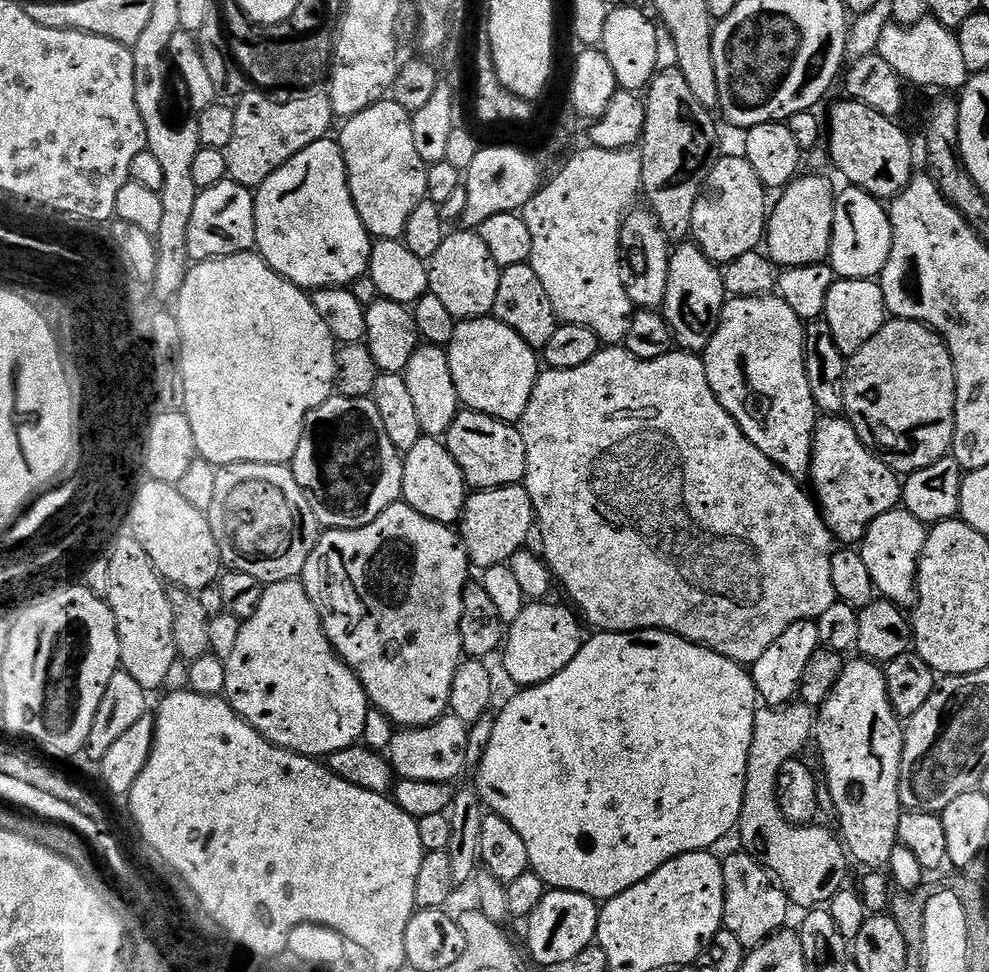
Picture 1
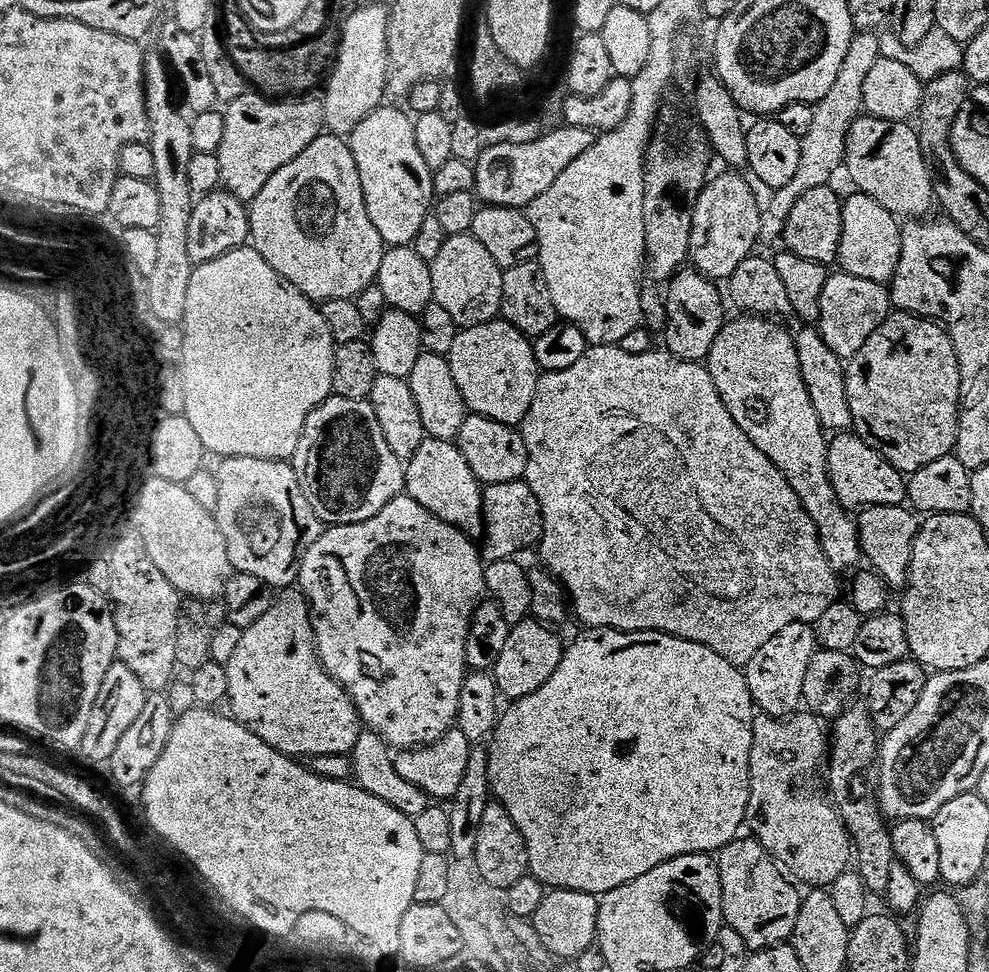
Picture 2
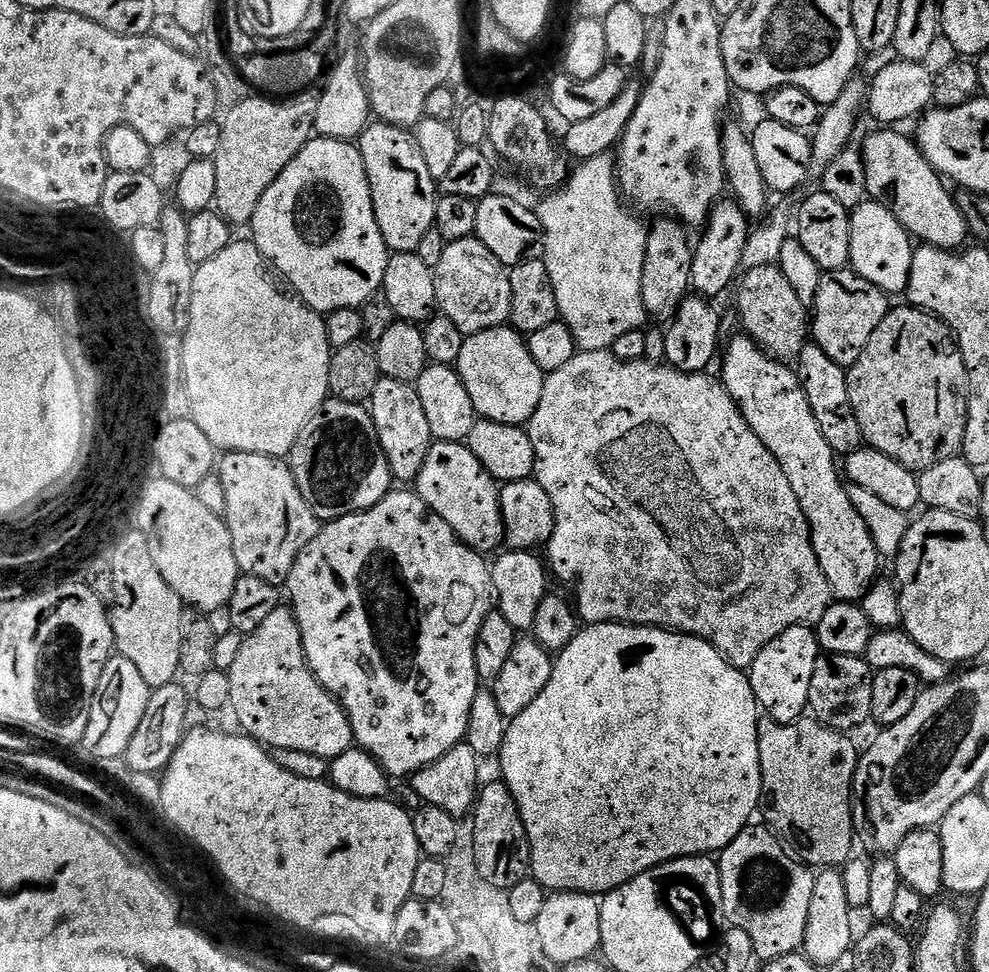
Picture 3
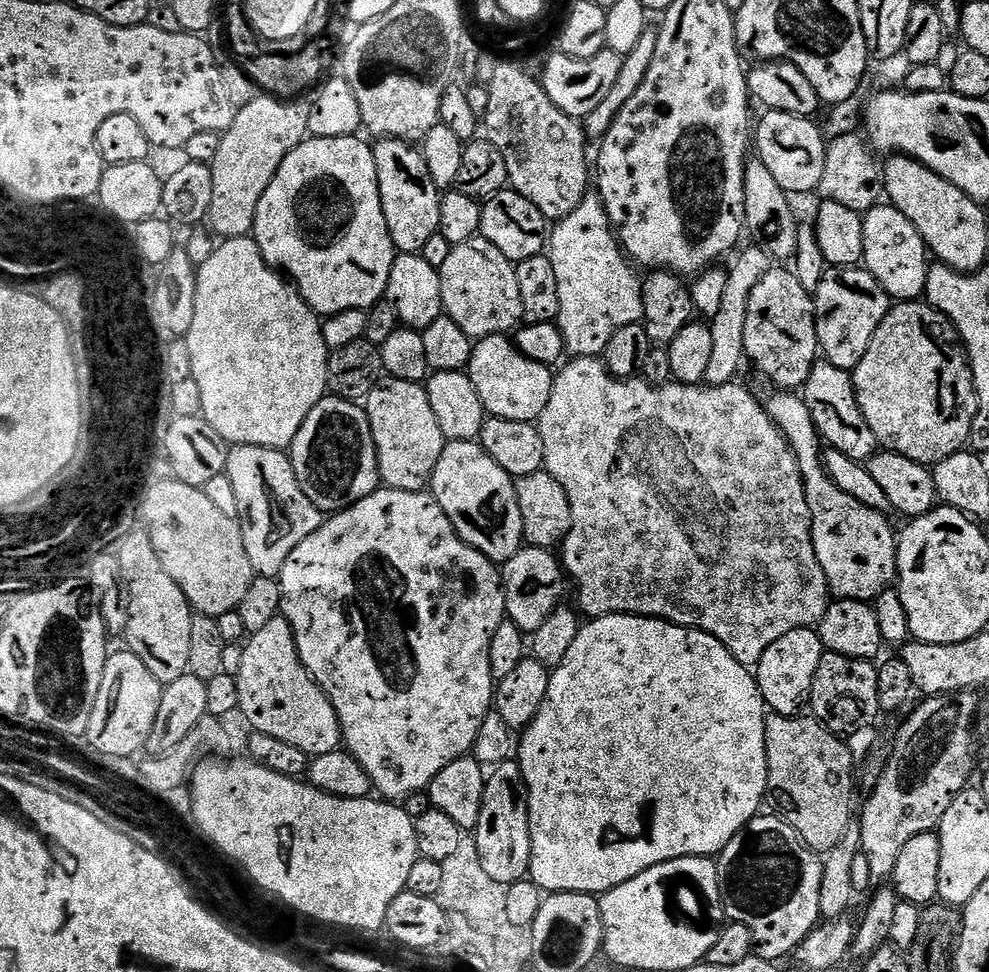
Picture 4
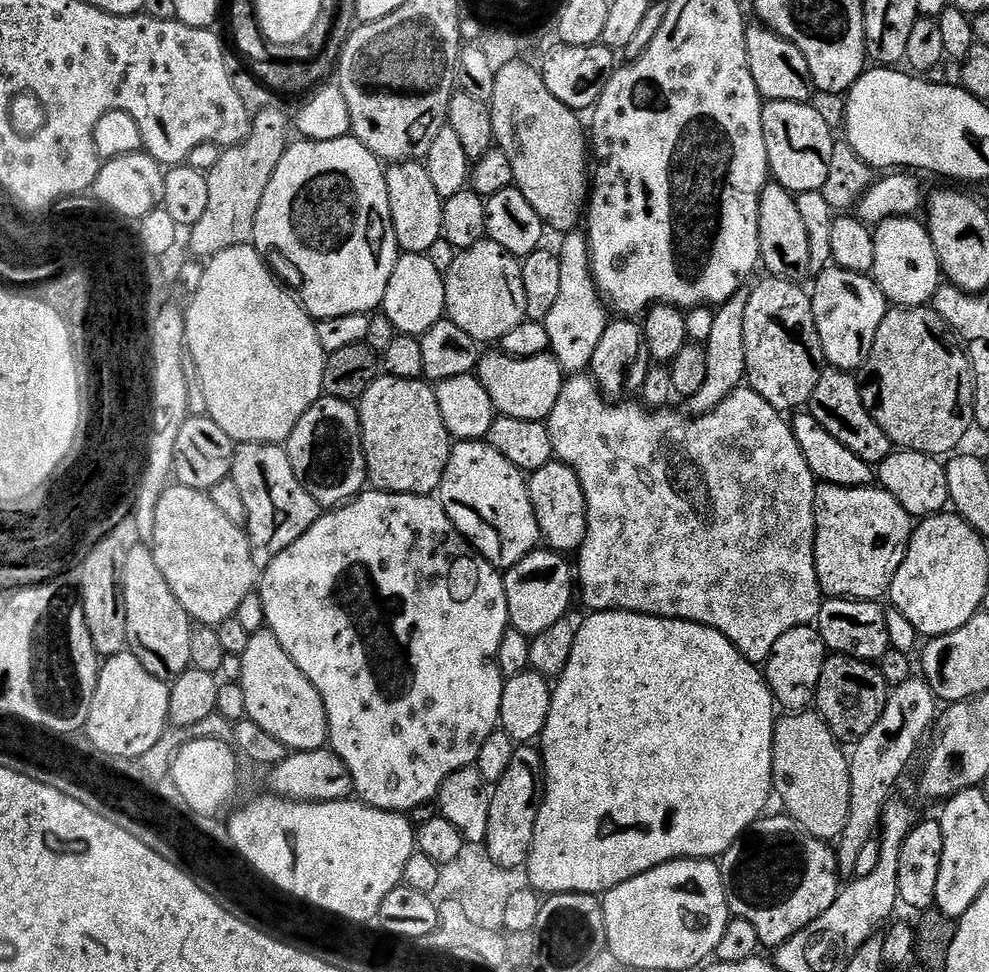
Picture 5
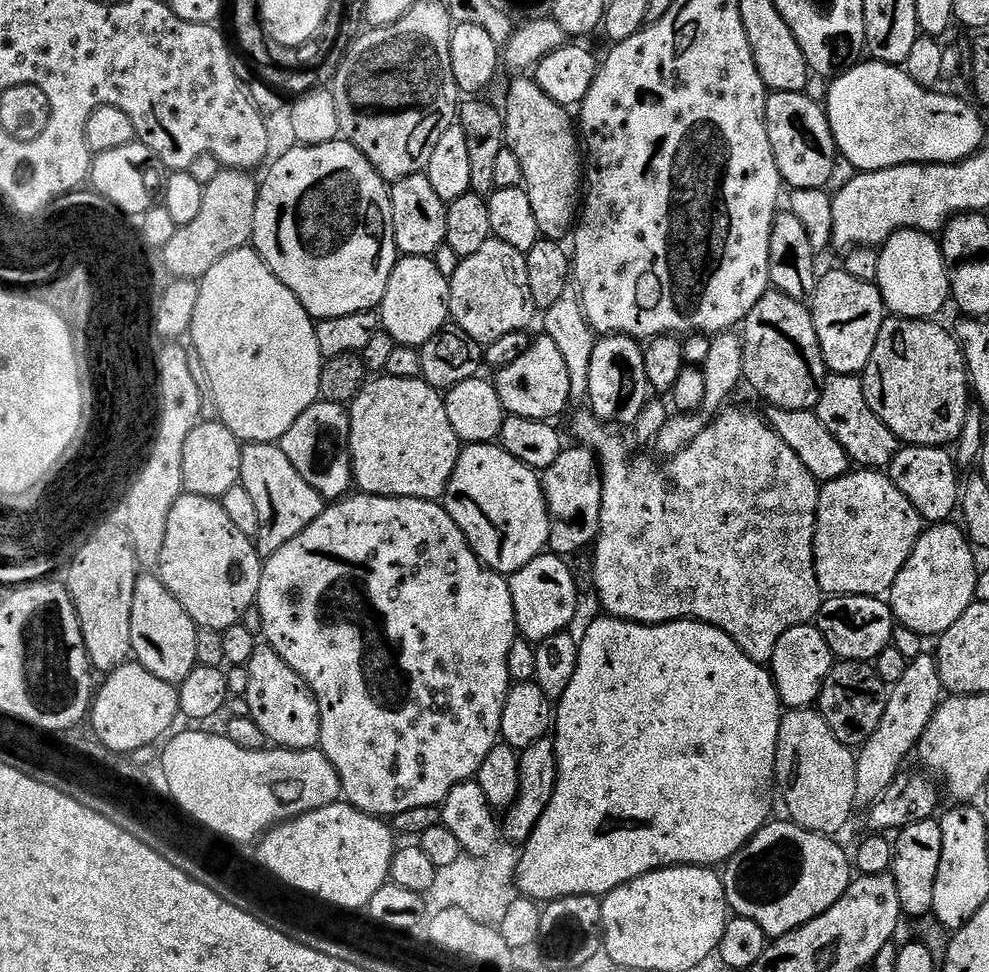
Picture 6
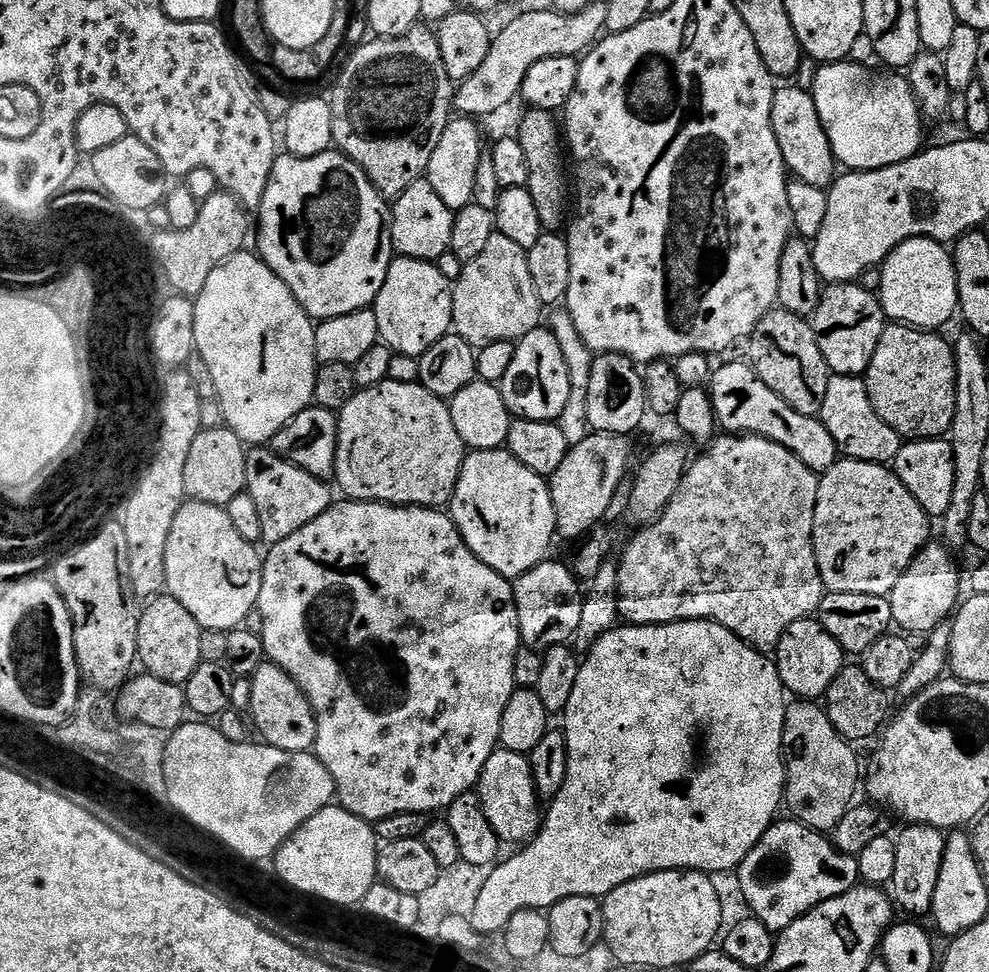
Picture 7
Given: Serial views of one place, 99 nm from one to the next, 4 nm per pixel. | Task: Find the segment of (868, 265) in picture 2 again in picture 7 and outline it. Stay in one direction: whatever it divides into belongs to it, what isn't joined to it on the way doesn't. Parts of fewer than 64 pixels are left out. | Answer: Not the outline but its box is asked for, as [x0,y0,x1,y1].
[878,236,960,330]

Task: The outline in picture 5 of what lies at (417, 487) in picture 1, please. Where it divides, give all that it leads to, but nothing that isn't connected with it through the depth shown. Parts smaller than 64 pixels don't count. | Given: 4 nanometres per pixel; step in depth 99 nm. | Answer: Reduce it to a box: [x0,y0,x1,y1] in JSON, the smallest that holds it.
[438,440,541,570]

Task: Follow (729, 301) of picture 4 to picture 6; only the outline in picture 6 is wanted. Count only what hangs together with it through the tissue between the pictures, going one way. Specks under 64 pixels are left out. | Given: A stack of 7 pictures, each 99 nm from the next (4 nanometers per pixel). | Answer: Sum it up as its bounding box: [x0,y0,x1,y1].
[654,330,744,458]

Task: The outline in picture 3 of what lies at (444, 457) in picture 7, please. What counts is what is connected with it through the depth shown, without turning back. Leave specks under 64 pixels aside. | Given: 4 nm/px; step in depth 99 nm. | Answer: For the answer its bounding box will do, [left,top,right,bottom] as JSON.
[370,378,434,481]

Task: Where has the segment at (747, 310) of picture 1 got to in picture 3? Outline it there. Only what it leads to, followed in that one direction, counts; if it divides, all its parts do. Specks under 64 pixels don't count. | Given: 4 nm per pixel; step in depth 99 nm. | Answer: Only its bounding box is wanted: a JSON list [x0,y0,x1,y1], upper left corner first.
[718,334,882,602]

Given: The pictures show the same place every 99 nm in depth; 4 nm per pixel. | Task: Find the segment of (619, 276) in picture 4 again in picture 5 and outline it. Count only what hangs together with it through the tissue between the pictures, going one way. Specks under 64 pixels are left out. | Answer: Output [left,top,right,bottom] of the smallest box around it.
[544,231,610,374]

